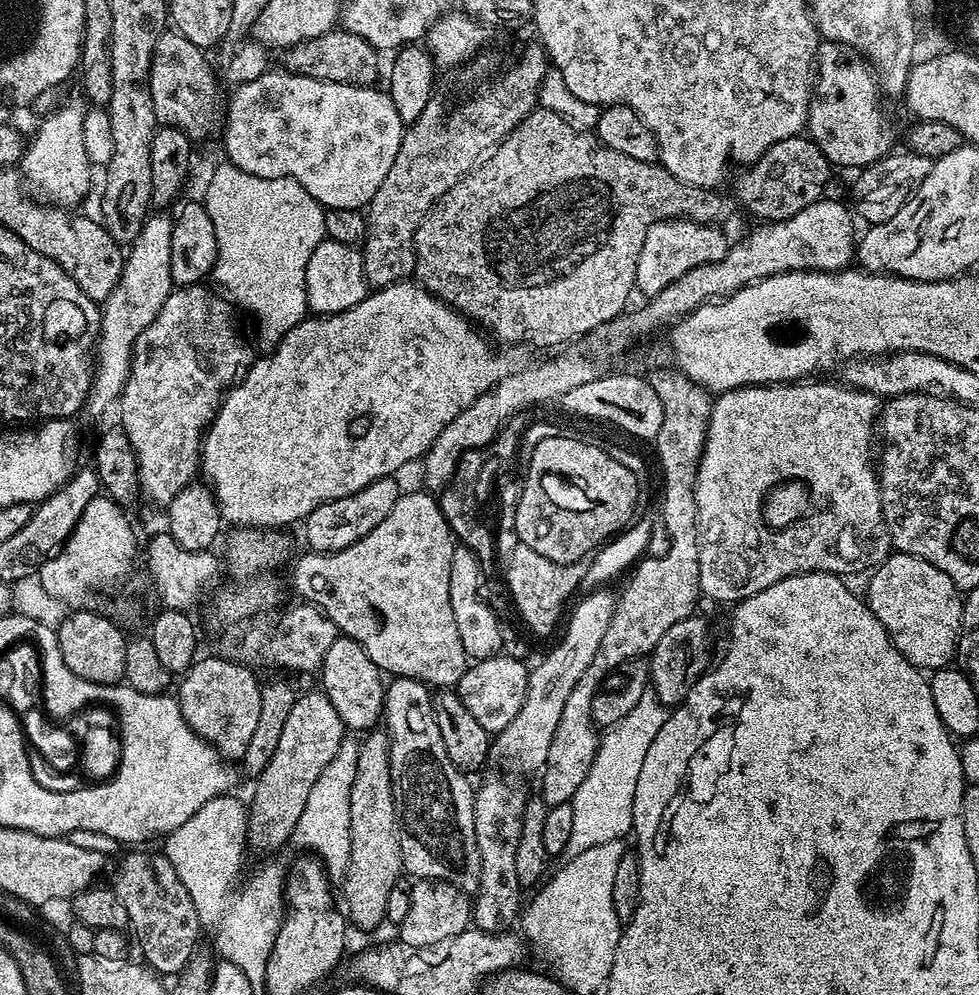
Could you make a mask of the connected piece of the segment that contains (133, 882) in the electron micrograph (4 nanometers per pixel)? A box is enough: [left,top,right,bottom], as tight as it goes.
[110,850,202,978]

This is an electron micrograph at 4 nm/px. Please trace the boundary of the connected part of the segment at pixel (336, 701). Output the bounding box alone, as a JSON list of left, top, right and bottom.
[318,635,385,733]

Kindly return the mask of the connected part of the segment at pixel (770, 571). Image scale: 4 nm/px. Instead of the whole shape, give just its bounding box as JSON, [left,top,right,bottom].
[696,382,893,601]

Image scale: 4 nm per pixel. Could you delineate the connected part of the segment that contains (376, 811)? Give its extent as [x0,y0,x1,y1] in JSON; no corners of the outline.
[342,730,404,928]

